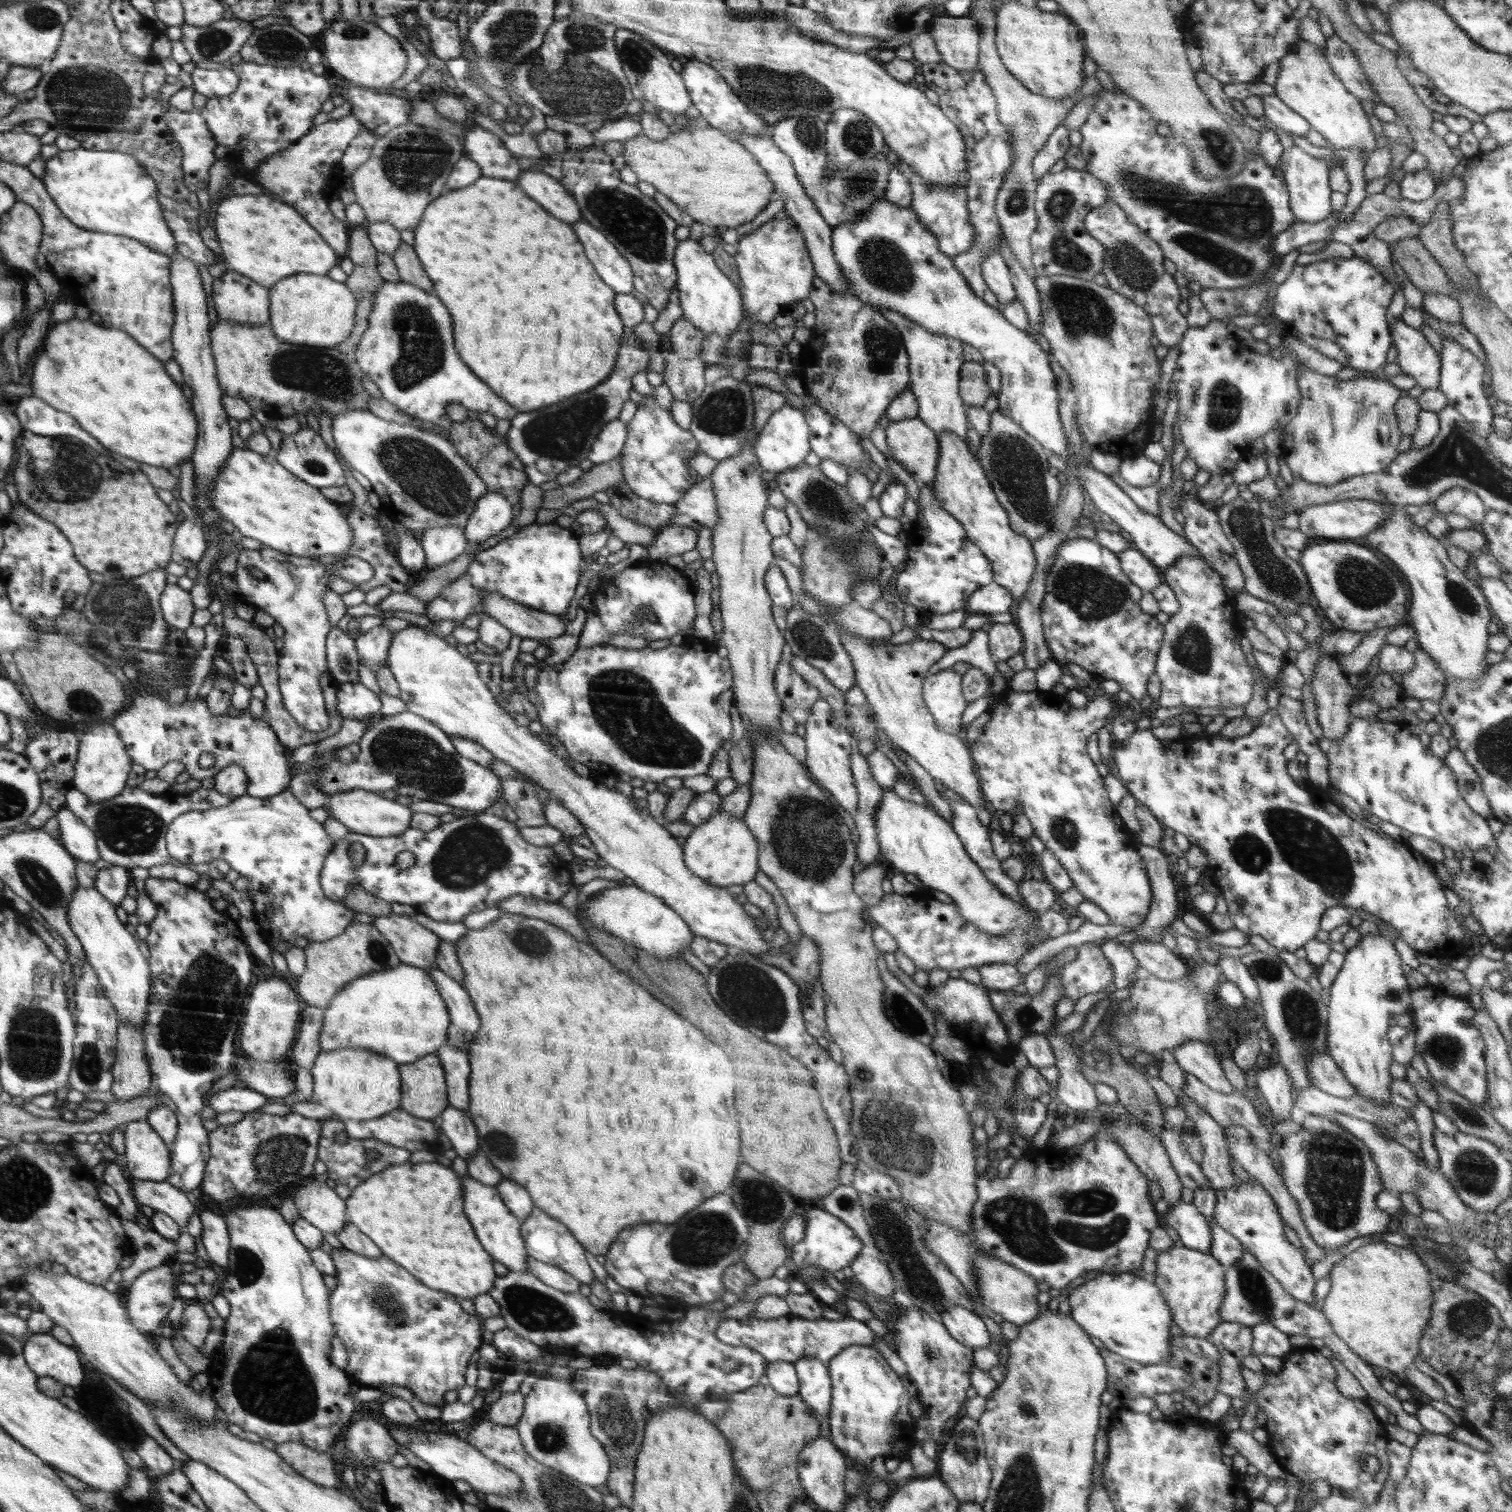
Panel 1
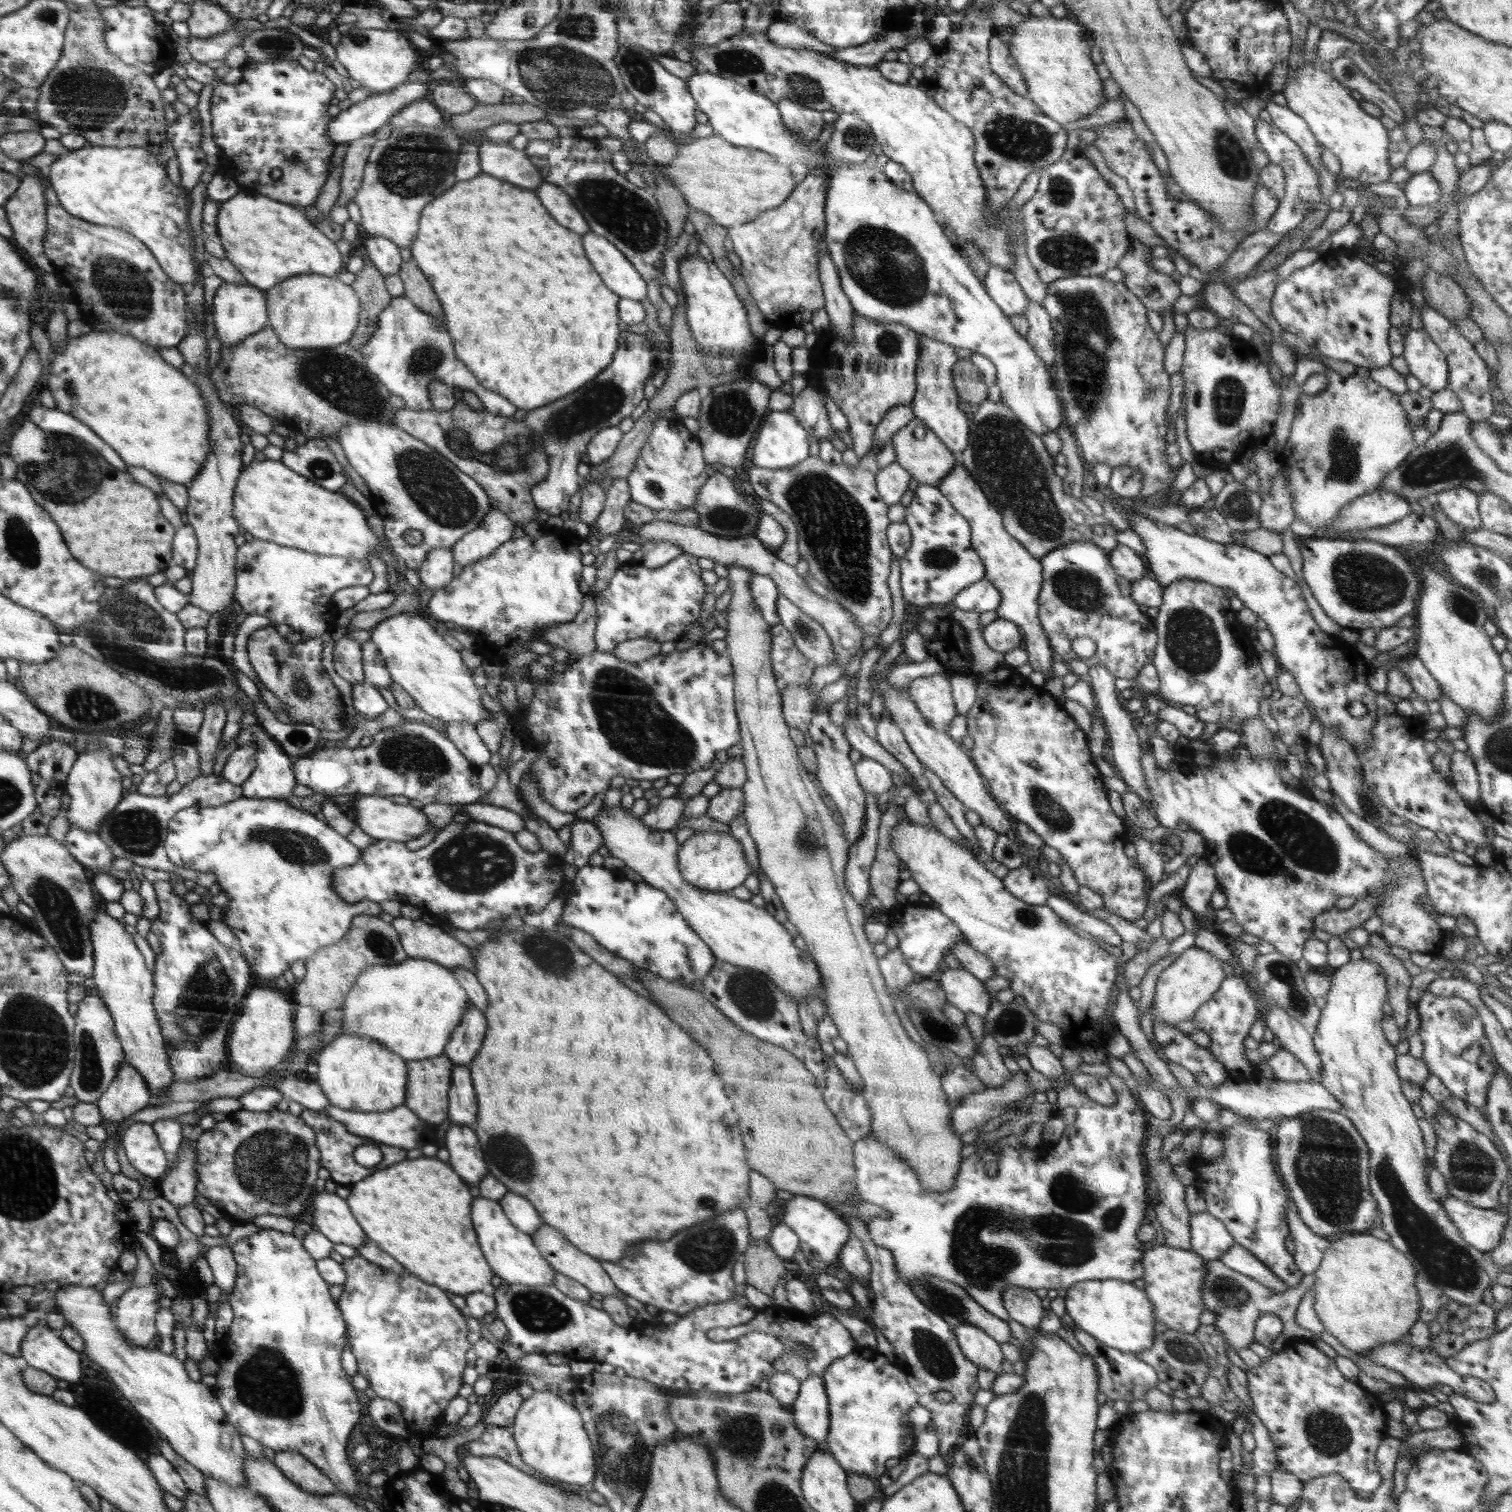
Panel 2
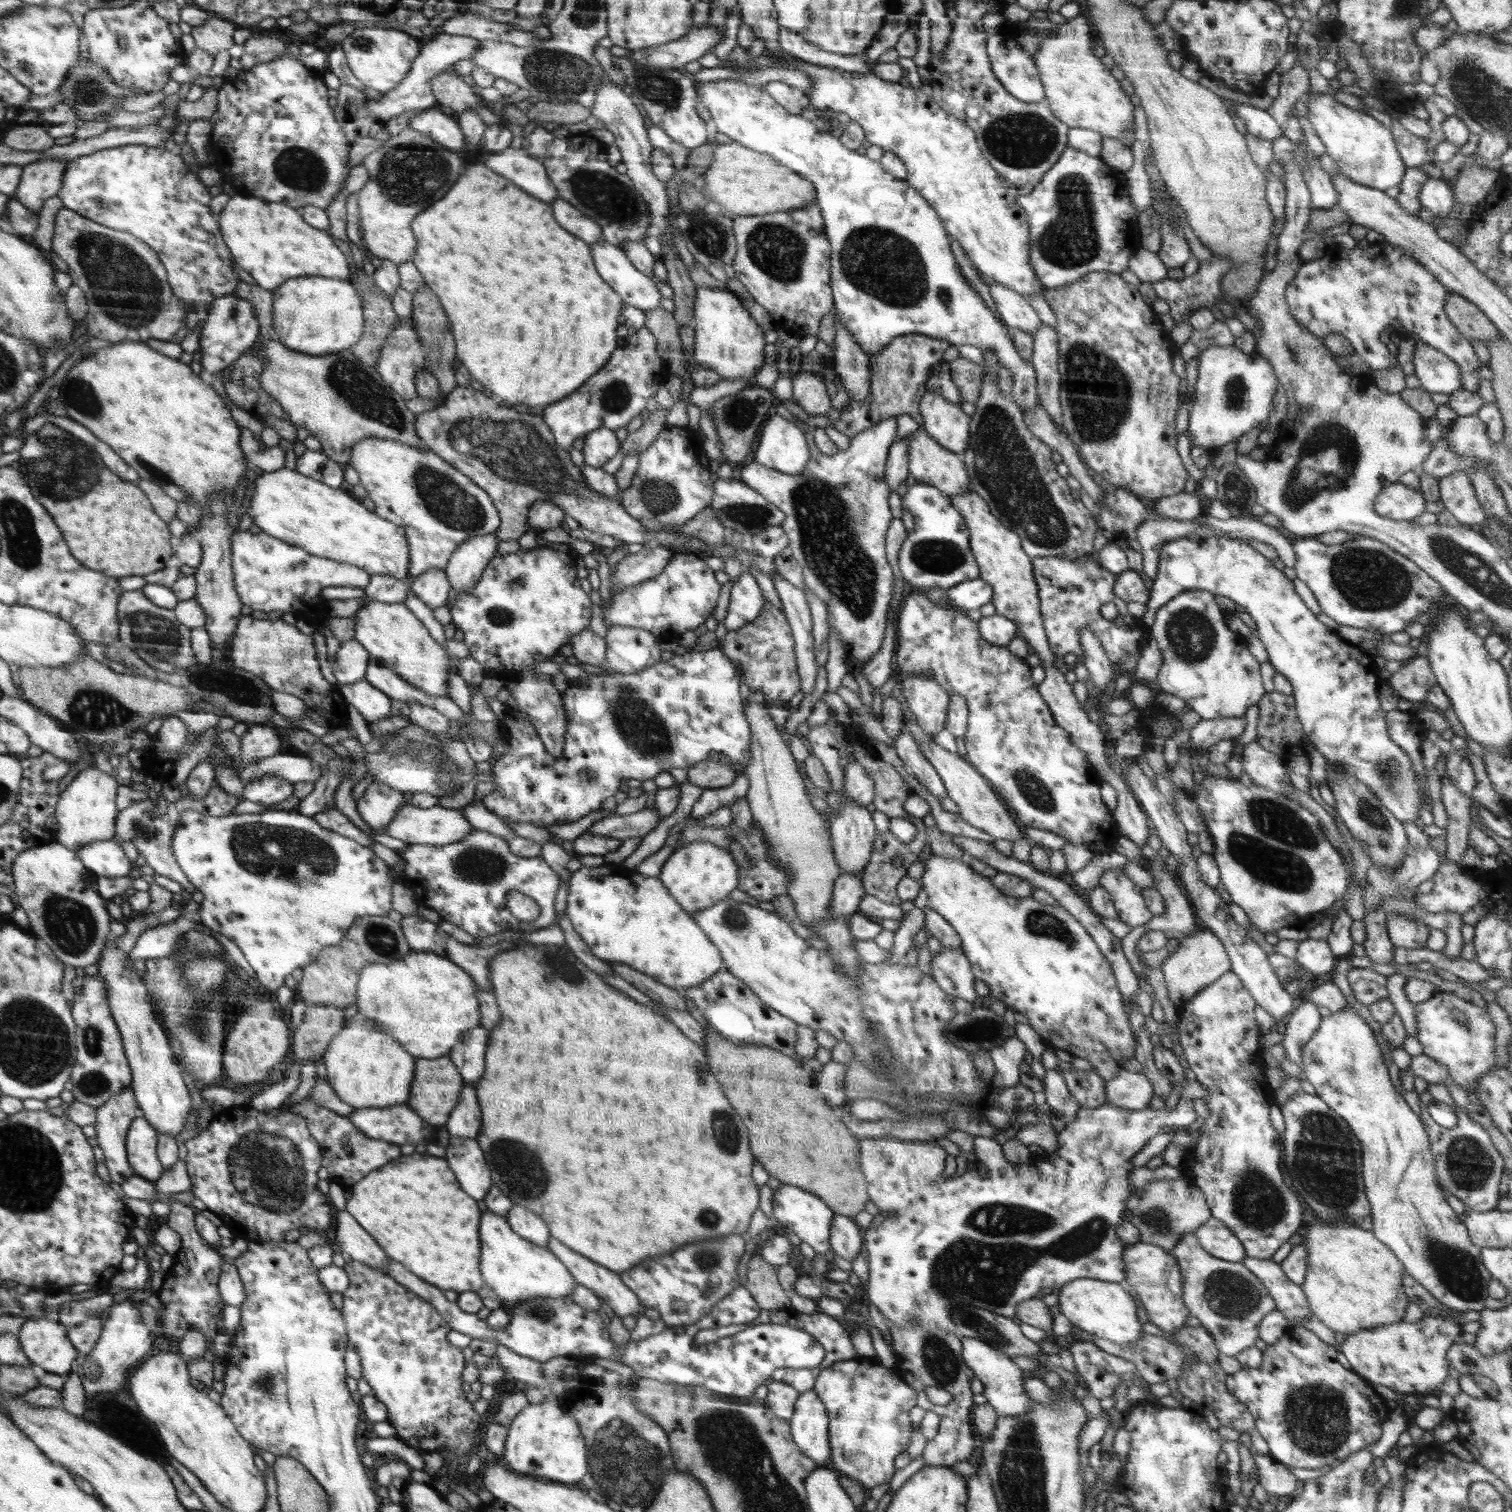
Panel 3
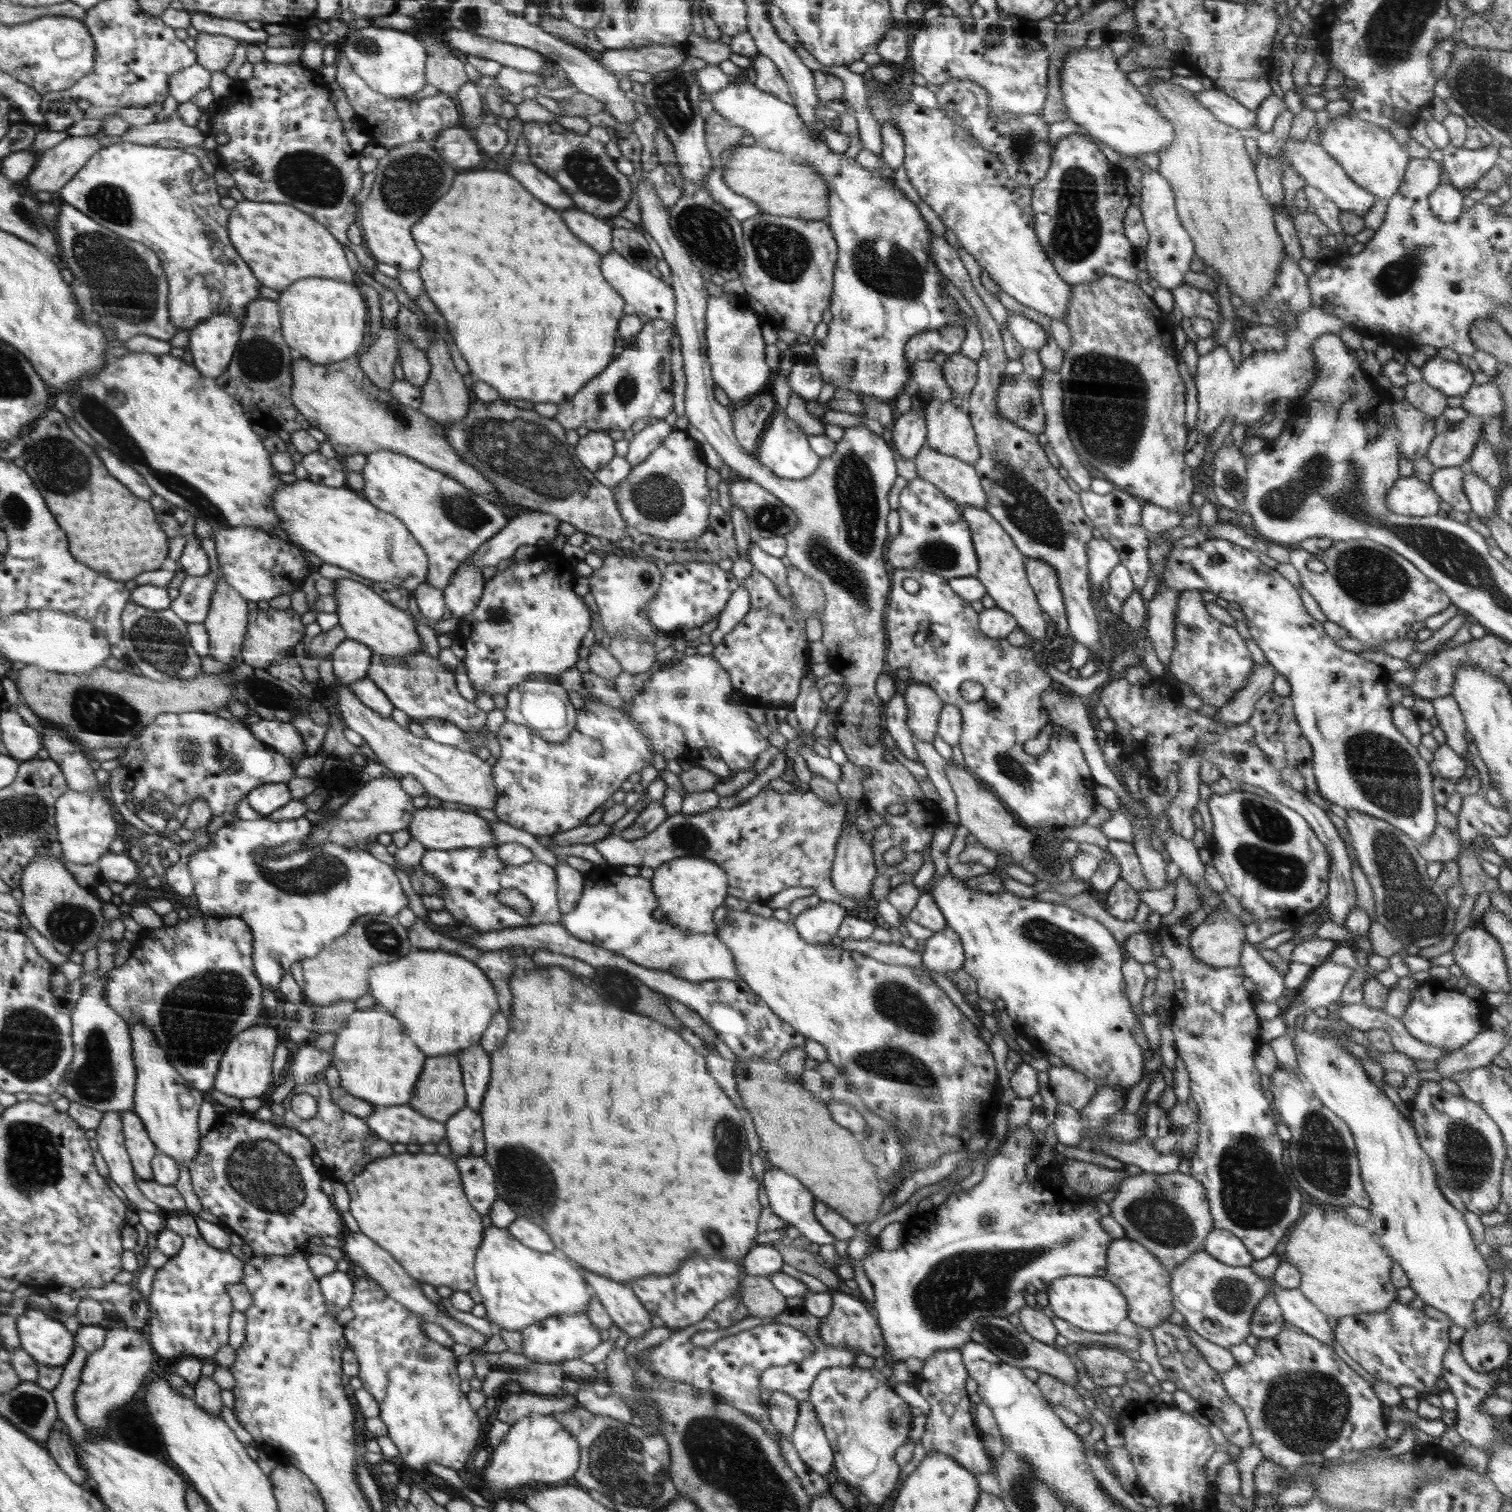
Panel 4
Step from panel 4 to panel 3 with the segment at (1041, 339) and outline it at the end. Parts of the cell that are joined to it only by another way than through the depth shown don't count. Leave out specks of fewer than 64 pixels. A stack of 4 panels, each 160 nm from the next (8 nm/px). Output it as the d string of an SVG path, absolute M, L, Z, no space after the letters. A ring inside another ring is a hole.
M994 280L988 281L1001 320L1009 328L1021 328L1033 335L1041 325L1041 320L1027 298Z

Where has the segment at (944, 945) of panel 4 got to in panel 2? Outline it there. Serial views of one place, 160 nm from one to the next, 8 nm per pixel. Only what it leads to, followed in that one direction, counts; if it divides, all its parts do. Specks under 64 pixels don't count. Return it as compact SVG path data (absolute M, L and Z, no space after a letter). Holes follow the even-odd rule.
M945 970L942 974L945 999L964 1013L982 1016L988 1014L991 1002L986 986L968 970Z

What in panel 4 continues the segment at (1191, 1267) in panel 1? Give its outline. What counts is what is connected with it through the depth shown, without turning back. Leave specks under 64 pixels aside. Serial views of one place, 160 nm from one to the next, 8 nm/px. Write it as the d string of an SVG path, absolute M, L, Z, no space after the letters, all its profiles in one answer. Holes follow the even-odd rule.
M1127 1238L1113 1239L1108 1246L1107 1271L1103 1277L1115 1284L1126 1297L1127 1318L1139 1328L1154 1328L1174 1312L1170 1270L1138 1242Z

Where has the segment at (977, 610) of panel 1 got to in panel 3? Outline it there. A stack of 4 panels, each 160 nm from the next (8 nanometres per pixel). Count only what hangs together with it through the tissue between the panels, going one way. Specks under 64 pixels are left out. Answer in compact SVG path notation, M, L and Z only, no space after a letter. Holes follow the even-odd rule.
M982 579L964 581L947 590L949 601L964 609L980 608L991 602L993 588Z

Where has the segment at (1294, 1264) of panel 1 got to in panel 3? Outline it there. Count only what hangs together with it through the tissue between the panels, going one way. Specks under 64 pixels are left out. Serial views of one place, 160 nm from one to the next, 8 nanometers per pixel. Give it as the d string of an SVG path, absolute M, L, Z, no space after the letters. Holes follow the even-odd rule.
M1226 972L1220 979L1216 980L1213 984L1208 984L1208 987L1204 988L1200 994L1196 994L1187 1005L1179 1009L1180 1018L1178 1022L1178 1031L1180 1031L1180 1046L1182 1047L1182 1052L1184 1058L1186 1058L1186 1064L1188 1068L1196 1074L1196 1079L1203 1086L1207 1086L1210 1090L1210 1096L1204 1098L1204 1104L1206 1108L1210 1111L1210 1115L1205 1118L1204 1124L1201 1126L1200 1138L1198 1143L1194 1145L1196 1152L1192 1154L1194 1160L1196 1160L1196 1165L1192 1169L1188 1169L1184 1166L1186 1170L1186 1176L1189 1176L1194 1184L1197 1184L1201 1188L1201 1191L1205 1194L1208 1206L1211 1210L1211 1217L1216 1220L1221 1220L1231 1231L1237 1236L1244 1248L1245 1254L1247 1256L1256 1257L1262 1260L1271 1259L1274 1253L1286 1242L1288 1242L1300 1224L1302 1224L1302 1214L1303 1209L1298 1201L1298 1196L1291 1191L1288 1186L1284 1183L1282 1179L1282 1172L1280 1171L1280 1135L1276 1132L1276 1129L1272 1126L1270 1122L1270 1109L1272 1108L1272 1103L1270 1101L1271 1090L1265 1081L1265 1067L1262 1061L1262 1049L1259 1046L1259 1039L1261 1033L1256 1024L1255 1020L1255 1009L1256 1004L1254 998L1250 995L1250 992L1244 987L1240 978L1234 974L1234 972Z

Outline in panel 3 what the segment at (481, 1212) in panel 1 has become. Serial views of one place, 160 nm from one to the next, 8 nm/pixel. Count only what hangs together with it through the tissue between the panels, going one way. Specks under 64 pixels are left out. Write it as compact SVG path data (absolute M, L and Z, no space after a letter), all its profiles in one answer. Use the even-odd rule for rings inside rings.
M486 1211L480 1220L480 1274L484 1287L492 1288L500 1300L500 1308L510 1312L515 1303L528 1298L570 1297L577 1282L567 1265L546 1247L534 1245L511 1228L507 1217Z

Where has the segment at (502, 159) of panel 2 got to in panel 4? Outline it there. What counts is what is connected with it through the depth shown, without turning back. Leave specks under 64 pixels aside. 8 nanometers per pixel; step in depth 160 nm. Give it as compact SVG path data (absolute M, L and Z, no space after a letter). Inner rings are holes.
M513 157L509 158L510 174L516 176L536 196L538 200L544 200L544 204L552 204L552 208L568 210L575 208L575 200L568 196L567 191L555 178L548 176L537 165L525 161L517 161Z

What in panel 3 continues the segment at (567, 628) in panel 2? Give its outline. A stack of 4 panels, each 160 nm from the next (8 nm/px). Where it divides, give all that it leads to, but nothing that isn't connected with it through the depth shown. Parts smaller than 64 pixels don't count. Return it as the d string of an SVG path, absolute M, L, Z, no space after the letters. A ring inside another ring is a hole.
M590 625L583 632L575 634L569 639L568 644L574 648L573 656L576 656L579 662L605 666L607 644L605 639L592 631Z

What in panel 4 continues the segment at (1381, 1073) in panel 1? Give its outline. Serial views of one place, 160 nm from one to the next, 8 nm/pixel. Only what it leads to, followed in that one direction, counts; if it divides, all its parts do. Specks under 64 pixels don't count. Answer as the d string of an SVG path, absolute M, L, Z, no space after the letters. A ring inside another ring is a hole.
M1297 1024L1293 1043L1299 1075L1326 1108L1344 1119L1353 1134L1363 1187L1371 1202L1368 1211L1376 1226L1374 1236L1391 1258L1400 1263L1409 1278L1409 1287L1425 1304L1444 1312L1454 1322L1454 1326L1460 1326L1466 1331L1481 1326L1492 1311L1489 1291L1491 1270L1476 1251L1477 1244L1463 1212L1453 1207L1440 1191L1435 1166L1420 1146L1415 1128L1409 1123L1410 1119L1402 1116L1386 1094L1370 1081L1362 1068L1362 1060L1342 1045L1338 1035L1320 1037L1306 1032L1303 1024Z

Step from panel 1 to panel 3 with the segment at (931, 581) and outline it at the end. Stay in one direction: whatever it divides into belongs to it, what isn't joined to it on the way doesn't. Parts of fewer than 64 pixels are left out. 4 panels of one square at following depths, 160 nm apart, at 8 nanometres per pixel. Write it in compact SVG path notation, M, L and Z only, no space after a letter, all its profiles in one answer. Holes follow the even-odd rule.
M915 483L901 498L901 522L907 535L898 552L898 565L914 590L927 591L936 587L948 590L955 584L979 578L979 567L970 547L968 525L960 512L952 507L950 497L928 484Z

